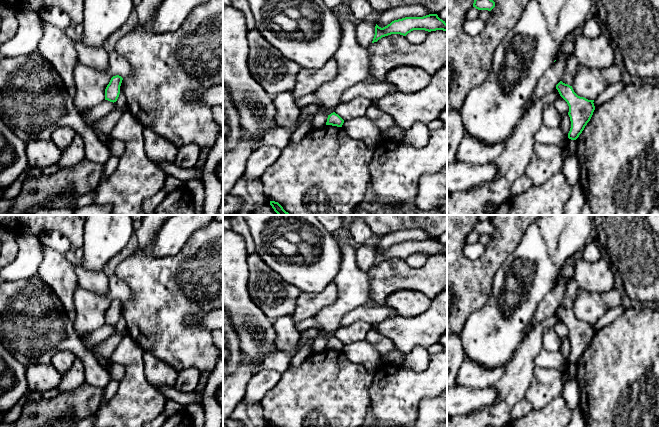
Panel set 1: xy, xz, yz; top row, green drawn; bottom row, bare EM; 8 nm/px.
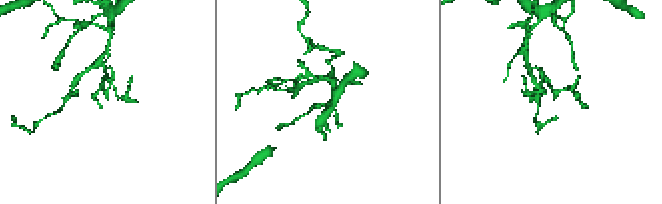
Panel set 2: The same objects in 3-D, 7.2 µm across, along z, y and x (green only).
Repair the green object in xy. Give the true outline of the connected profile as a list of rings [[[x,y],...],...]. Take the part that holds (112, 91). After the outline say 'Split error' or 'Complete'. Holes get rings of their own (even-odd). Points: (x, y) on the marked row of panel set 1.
[[[119,75],[113,76],[105,89],[105,100],[116,102],[120,94],[120,86],[123,78]]]. Complete

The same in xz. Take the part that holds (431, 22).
[[[429,14],[423,17],[405,17],[394,20],[383,28],[376,24],[372,43],[391,34],[406,36],[413,30],[425,30],[428,32],[436,30],[447,31],[447,24],[437,14]]]. Complete

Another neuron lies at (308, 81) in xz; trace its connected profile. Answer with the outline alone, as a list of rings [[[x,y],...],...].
[[[334,58],[319,69],[301,68],[297,78],[295,87],[292,90],[294,99],[315,93],[325,83],[332,81],[338,74],[338,65]]]

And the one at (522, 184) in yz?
[[[524,174],[513,182],[511,195],[519,195],[525,193],[532,186],[533,186],[532,181],[526,174]]]

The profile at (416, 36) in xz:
[[[413,30],[406,35],[406,39],[412,44],[418,44],[426,38],[428,33],[429,32],[425,30]]]

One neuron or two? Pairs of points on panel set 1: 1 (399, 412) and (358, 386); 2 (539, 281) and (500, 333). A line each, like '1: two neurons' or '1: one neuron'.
1: two neurons
2: one neuron

